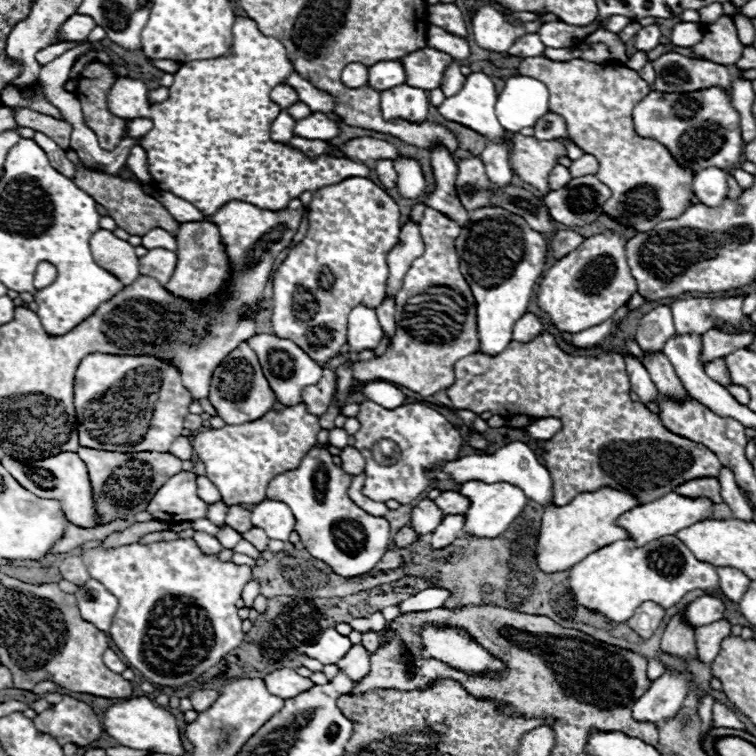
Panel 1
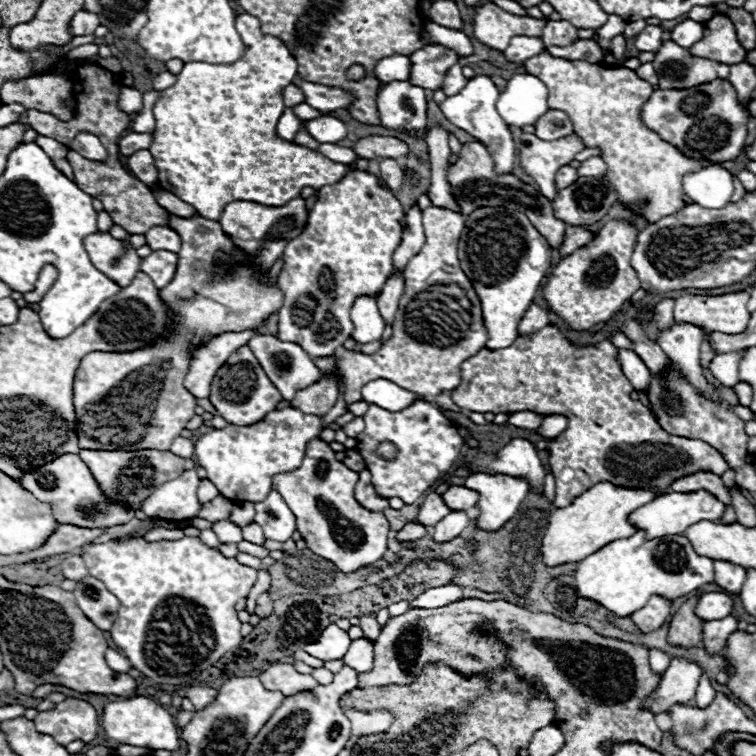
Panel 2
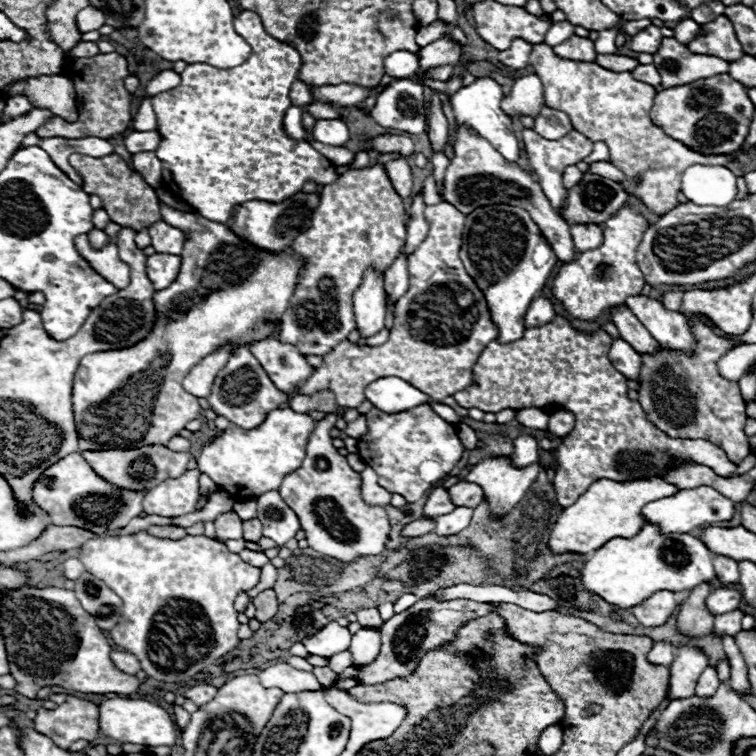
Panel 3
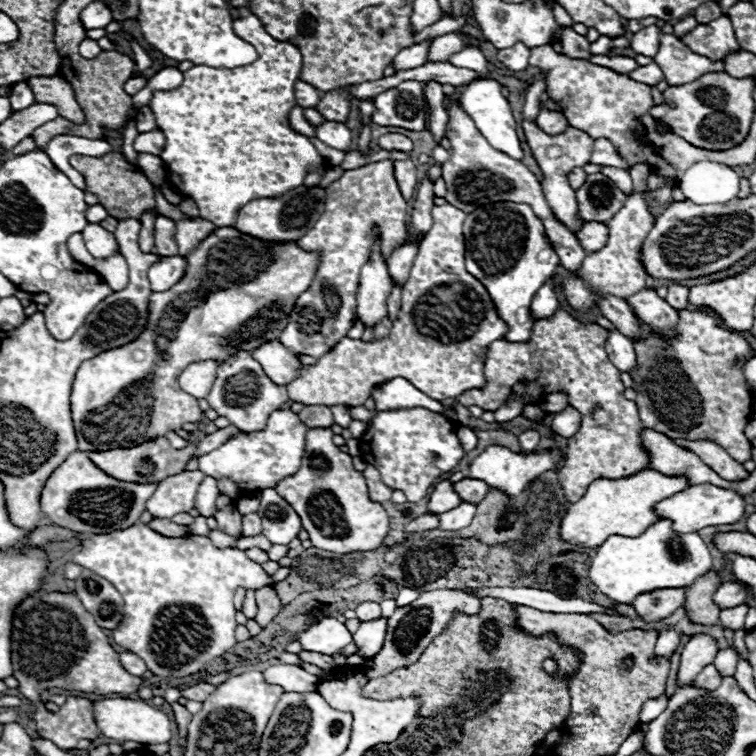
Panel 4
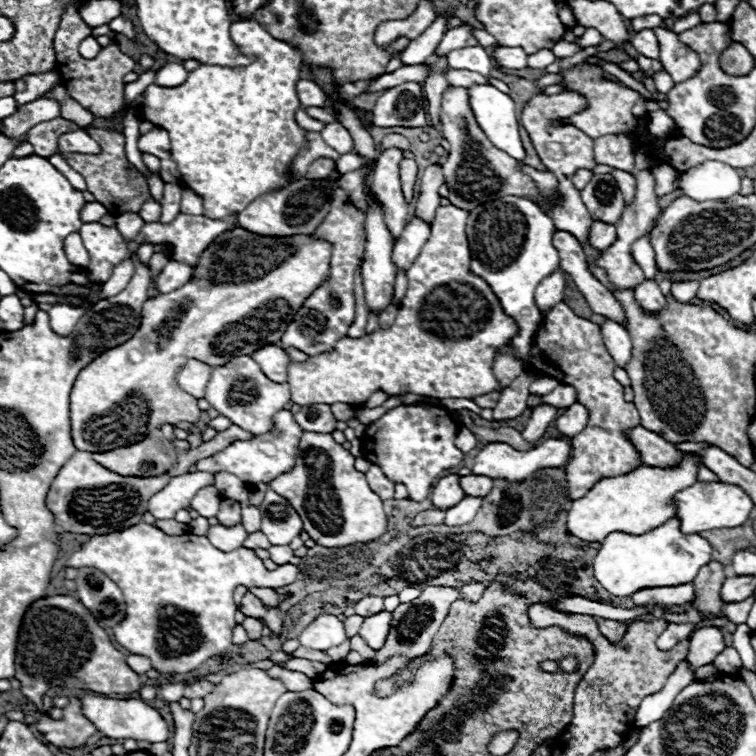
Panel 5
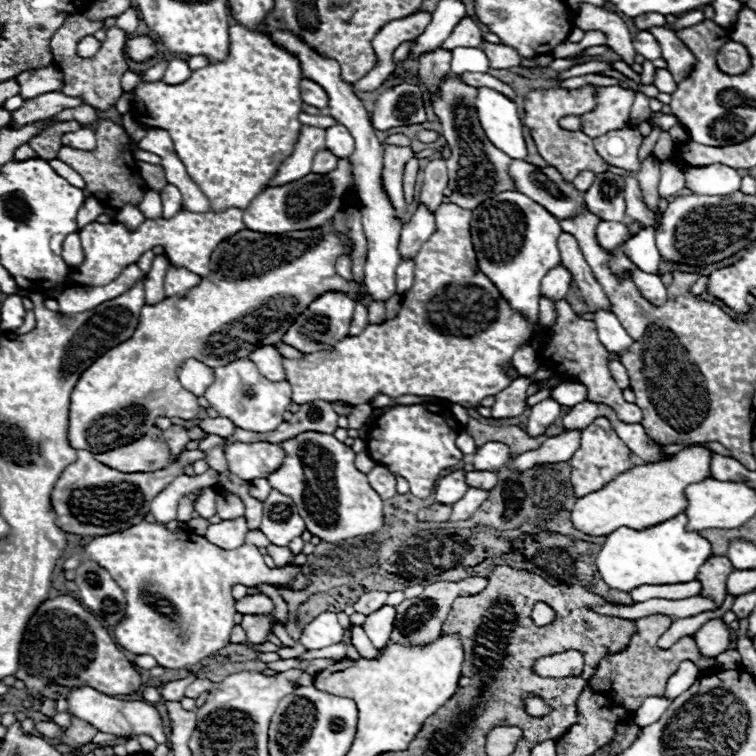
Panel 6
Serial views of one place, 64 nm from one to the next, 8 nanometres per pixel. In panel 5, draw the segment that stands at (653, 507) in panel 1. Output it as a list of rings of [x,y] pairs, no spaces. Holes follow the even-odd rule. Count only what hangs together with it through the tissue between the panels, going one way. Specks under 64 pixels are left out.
[[[696,482],[694,486],[678,492],[674,496],[676,518],[680,520],[682,532],[702,532],[712,528],[734,528],[748,520],[750,510],[754,508],[750,496],[734,484],[724,482]]]

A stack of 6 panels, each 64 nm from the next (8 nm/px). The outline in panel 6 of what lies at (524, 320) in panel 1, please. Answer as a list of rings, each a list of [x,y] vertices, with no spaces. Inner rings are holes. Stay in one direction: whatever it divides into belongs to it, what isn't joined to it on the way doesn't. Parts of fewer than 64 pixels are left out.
[[[558,264],[556,268],[552,268],[544,276],[544,280],[540,284],[540,296],[558,302],[558,300],[562,300],[566,296],[568,288],[570,288],[570,282],[572,282],[570,272],[562,264]]]

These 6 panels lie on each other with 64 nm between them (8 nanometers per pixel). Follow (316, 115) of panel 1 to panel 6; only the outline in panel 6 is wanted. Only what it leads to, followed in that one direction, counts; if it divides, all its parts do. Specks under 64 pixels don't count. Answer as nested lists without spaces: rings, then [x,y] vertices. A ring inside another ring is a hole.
[[[334,124],[326,128],[326,148],[338,158],[348,158],[354,152],[354,138],[342,124]]]

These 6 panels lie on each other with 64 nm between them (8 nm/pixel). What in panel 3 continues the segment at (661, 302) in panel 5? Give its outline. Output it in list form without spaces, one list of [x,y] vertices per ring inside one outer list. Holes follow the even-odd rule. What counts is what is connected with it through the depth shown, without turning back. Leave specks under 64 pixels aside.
[[[630,296],[626,298],[626,306],[662,348],[670,348],[670,352],[686,352],[688,356],[694,354],[696,336],[682,314],[666,312],[658,300],[648,296]]]

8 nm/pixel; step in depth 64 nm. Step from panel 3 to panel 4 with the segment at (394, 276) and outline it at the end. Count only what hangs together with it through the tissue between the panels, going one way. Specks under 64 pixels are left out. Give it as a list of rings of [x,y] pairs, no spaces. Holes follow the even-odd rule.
[[[406,240],[400,248],[394,250],[392,258],[388,260],[388,268],[390,268],[392,284],[398,284],[400,288],[404,288],[416,252],[418,252],[418,242],[410,242],[410,240]]]

